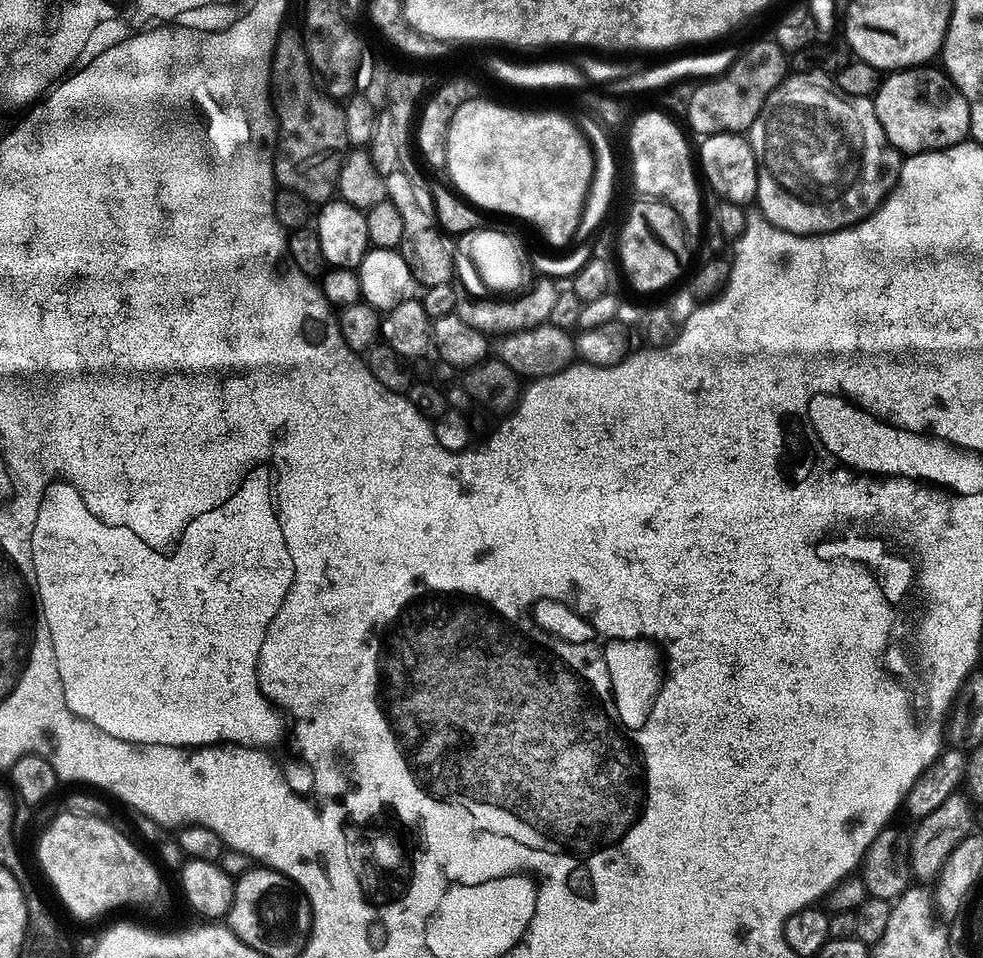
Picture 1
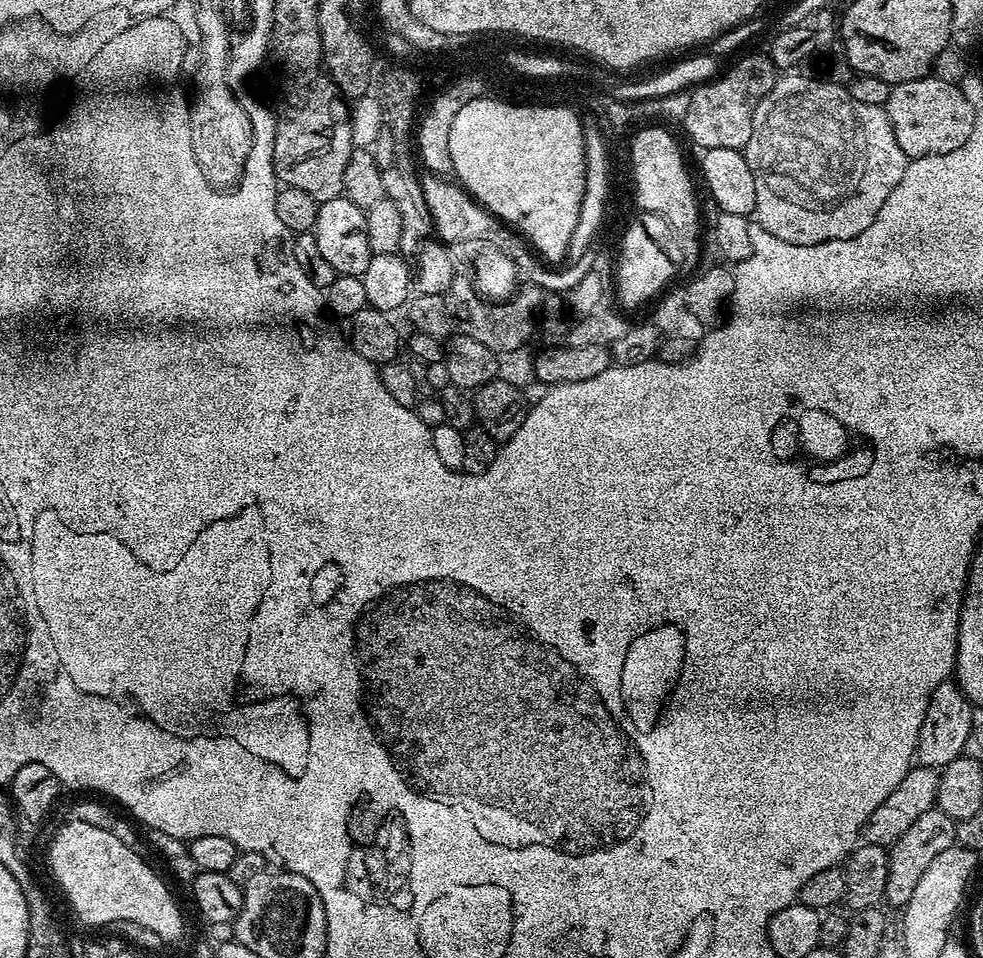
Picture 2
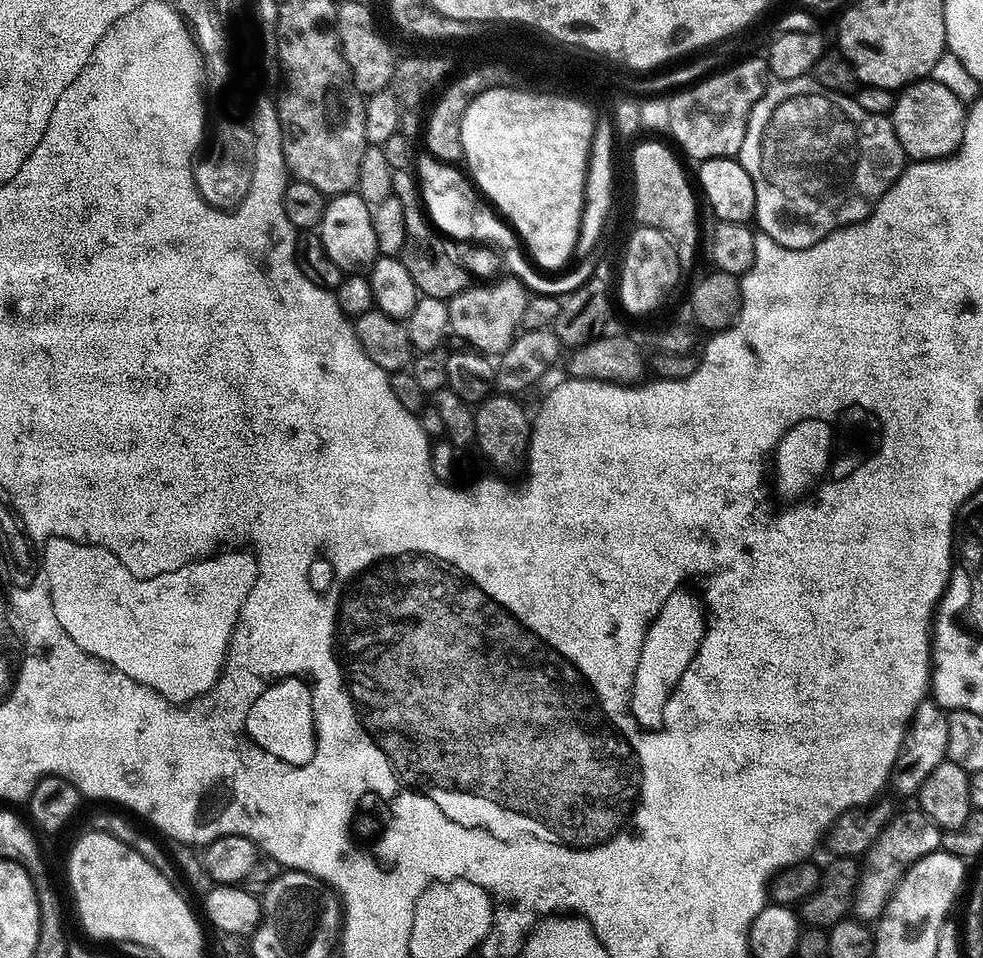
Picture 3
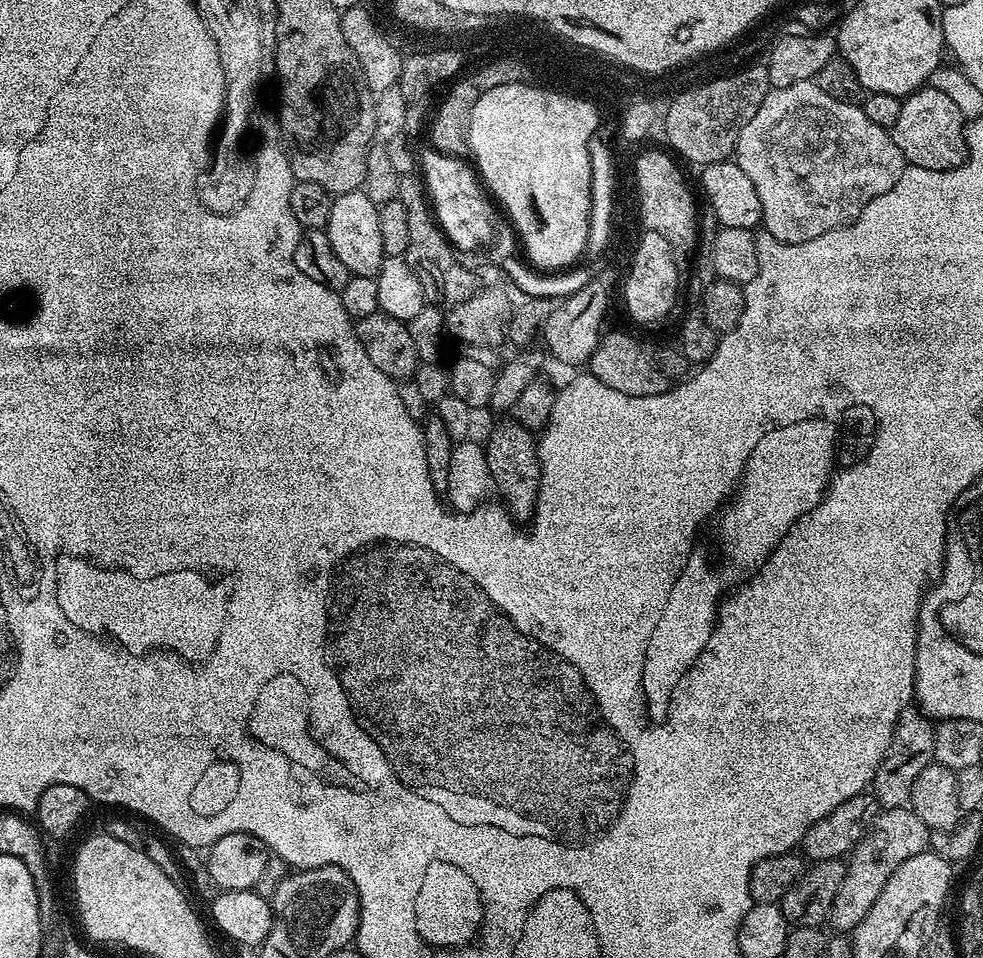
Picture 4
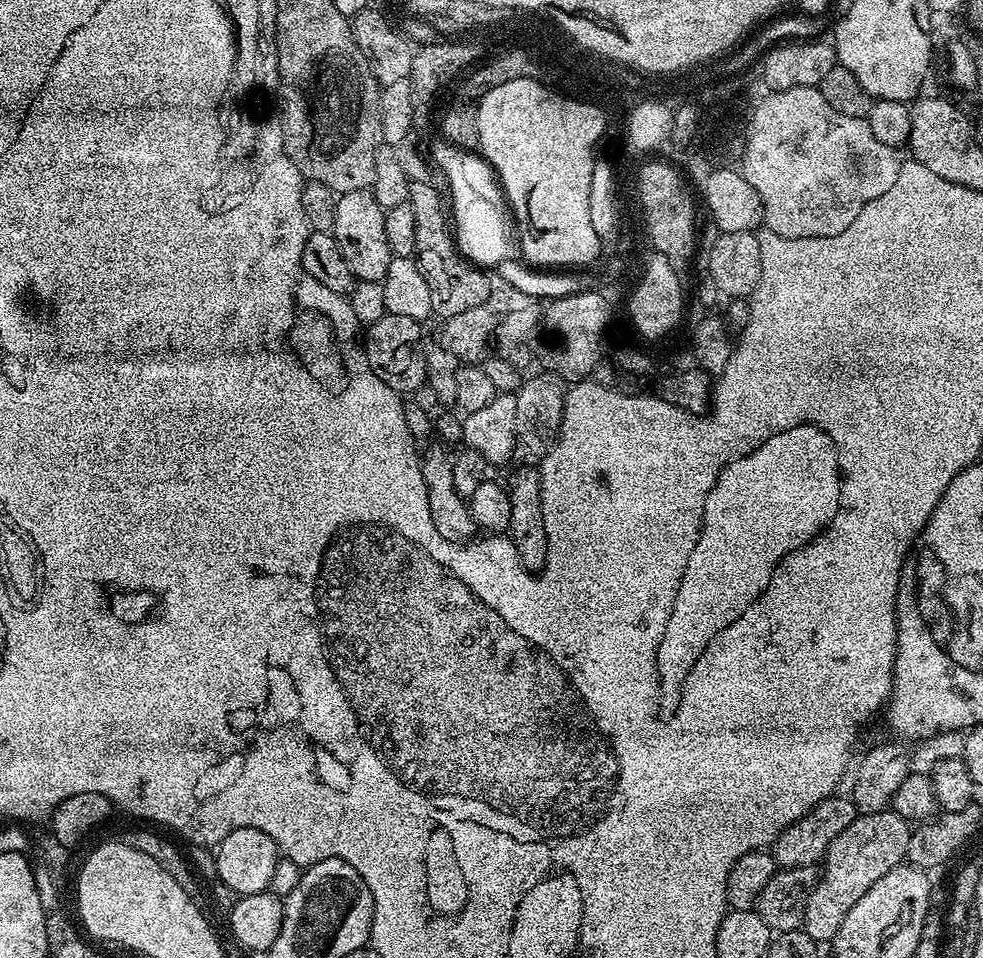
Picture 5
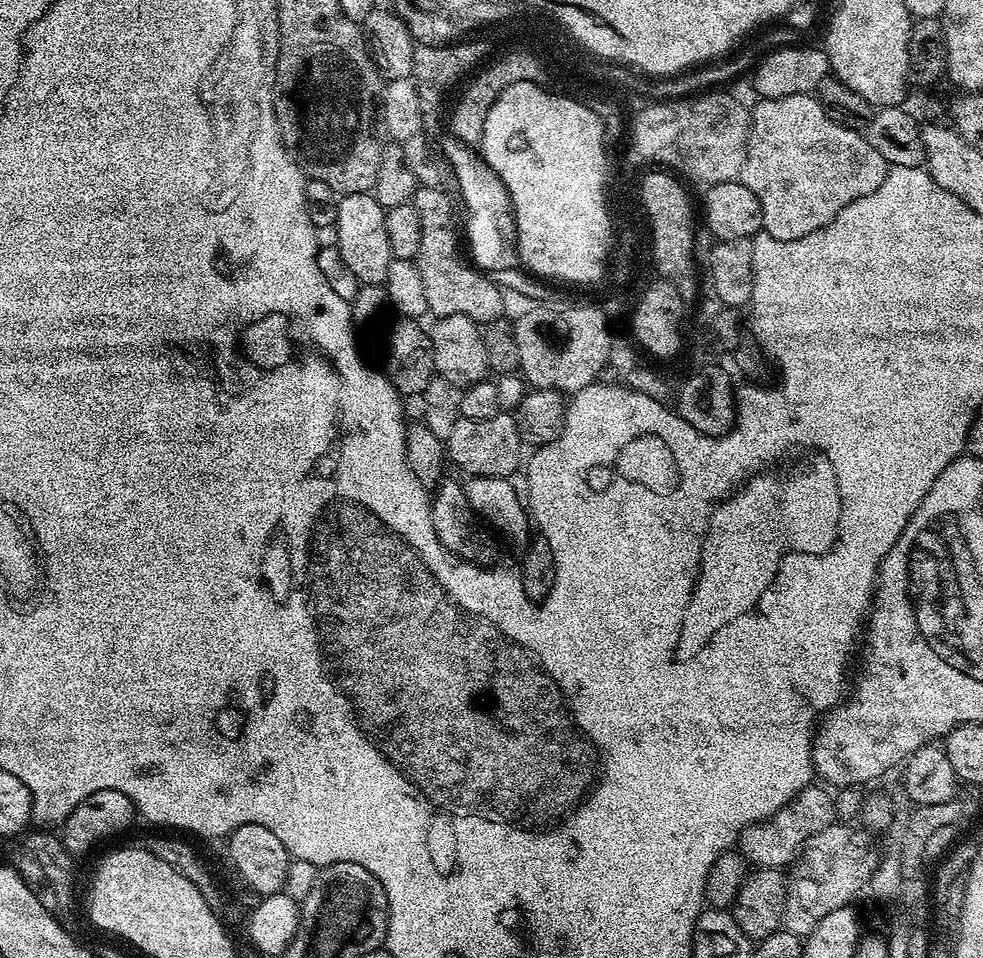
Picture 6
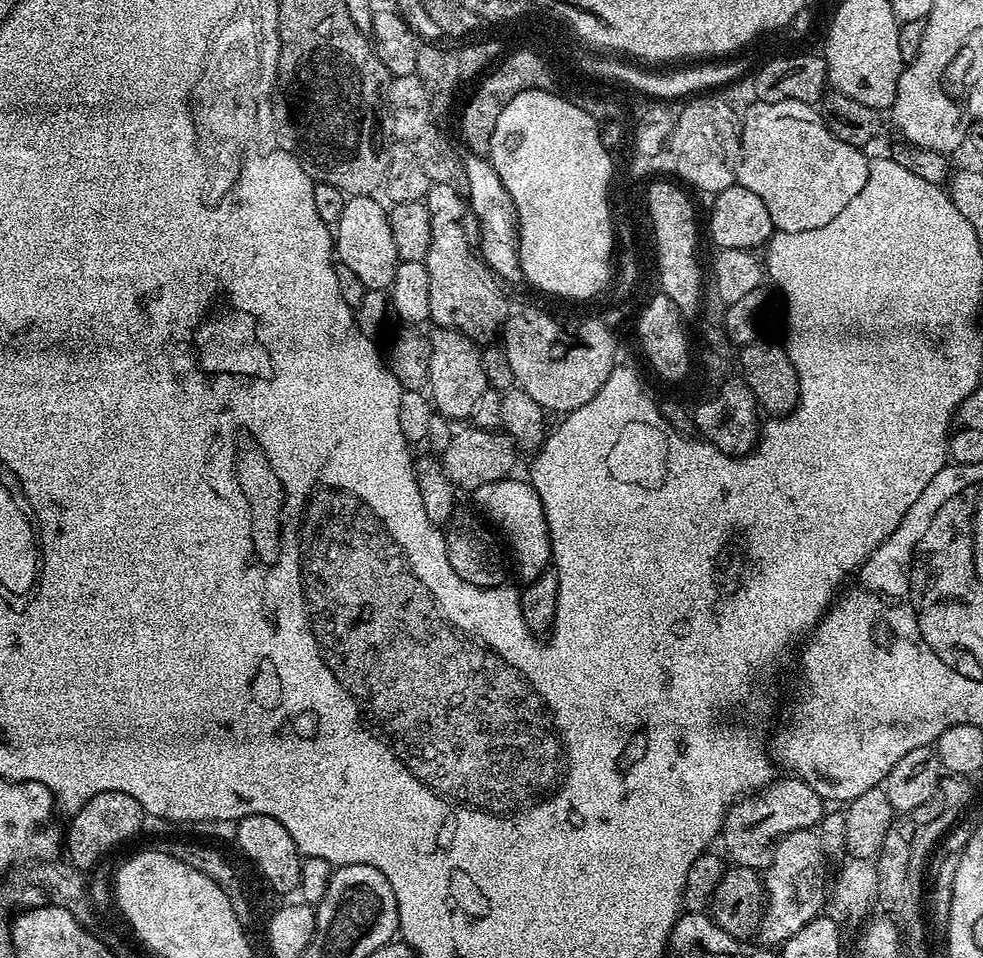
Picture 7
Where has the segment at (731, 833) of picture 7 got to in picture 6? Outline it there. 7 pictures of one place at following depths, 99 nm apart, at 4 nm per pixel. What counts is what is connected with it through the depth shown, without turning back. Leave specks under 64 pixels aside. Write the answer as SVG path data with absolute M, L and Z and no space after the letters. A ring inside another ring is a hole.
M813 782L799 792L782 810L778 810L769 820L752 824L740 835L738 851L749 865L756 868L787 869L796 857L804 851L804 845L818 830L837 823L834 796L827 787ZM820 787L820 788L819 788ZM828 792L829 793L828 793Z

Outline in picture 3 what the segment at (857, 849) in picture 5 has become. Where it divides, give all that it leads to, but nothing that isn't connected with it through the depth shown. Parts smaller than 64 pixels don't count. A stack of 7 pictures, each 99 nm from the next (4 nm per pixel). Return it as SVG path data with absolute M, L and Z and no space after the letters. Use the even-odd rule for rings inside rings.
M904 812L893 815L892 821L884 827L882 834L873 842L862 860L860 885L856 888L854 912L865 922L879 921L886 910L894 890L908 872L909 866L926 858L926 854L937 851L942 844L942 829L924 812Z

